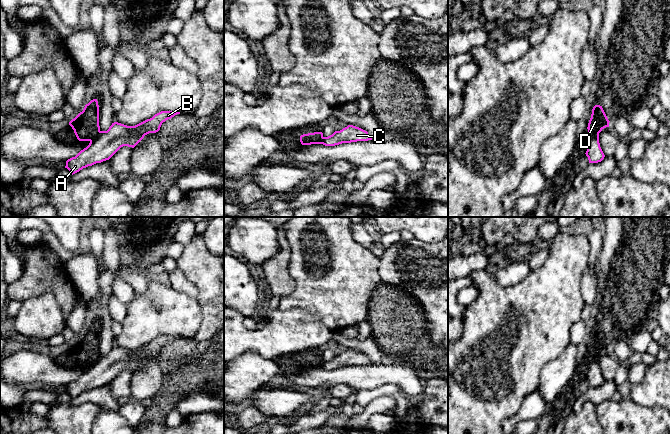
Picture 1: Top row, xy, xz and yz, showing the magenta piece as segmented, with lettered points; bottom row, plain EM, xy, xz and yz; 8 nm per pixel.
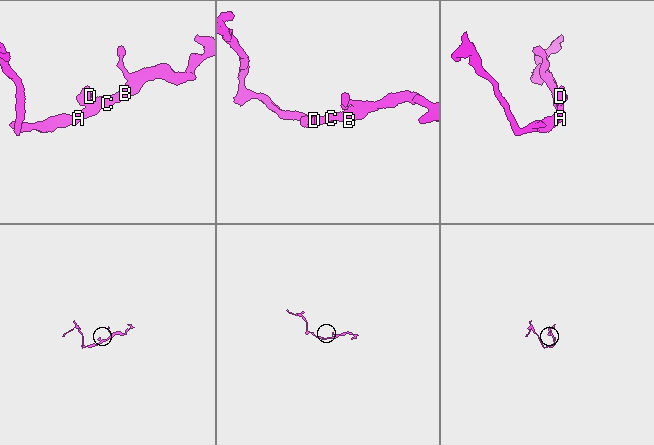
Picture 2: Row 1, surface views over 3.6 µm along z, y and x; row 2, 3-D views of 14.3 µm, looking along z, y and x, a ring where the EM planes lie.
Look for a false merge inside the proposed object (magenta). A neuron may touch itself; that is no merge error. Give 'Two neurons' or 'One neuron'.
Two neurons

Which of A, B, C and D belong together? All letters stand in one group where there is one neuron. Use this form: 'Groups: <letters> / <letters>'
Groups: A B C / D

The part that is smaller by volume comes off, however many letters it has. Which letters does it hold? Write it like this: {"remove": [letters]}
{"remove": ["D"]}

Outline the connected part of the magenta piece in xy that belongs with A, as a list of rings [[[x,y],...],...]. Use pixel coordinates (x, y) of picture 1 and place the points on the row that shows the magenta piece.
[[[161,111],[135,126],[114,122],[75,157],[68,159],[65,168],[73,175],[83,168],[109,160],[123,146],[134,148],[145,135],[158,132],[163,122],[177,114],[180,112]]]

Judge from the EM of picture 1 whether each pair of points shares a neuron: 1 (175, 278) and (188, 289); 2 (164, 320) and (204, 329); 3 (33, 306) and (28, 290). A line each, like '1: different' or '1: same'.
1: same
2: different
3: different

